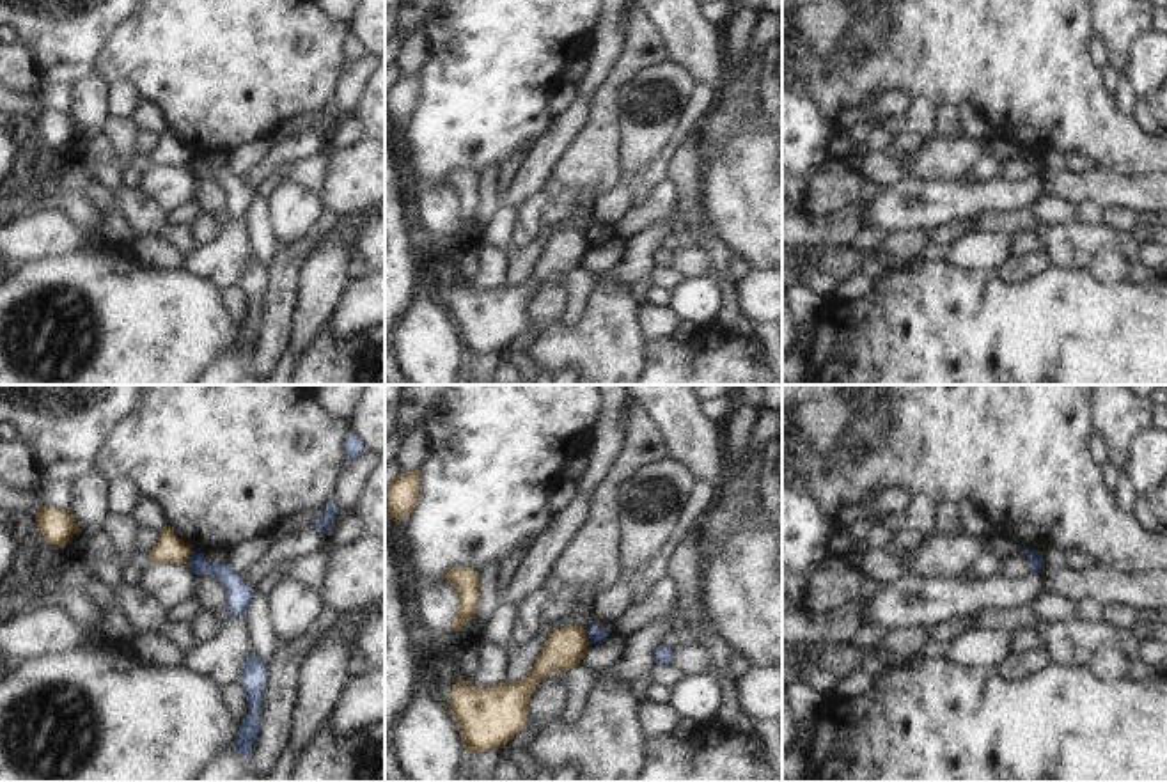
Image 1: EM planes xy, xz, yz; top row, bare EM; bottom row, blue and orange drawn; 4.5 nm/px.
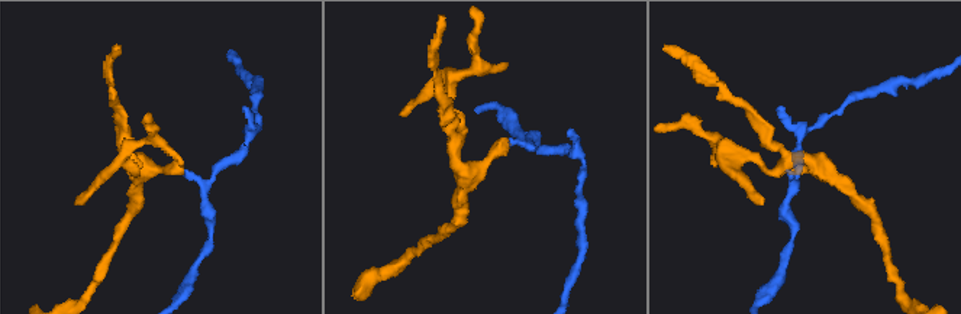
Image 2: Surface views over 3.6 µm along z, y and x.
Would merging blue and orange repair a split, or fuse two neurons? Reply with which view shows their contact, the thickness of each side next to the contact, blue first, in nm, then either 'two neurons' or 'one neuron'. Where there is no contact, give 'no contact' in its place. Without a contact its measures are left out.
contact in xz; calibres 70 and 180 nm; two neurons

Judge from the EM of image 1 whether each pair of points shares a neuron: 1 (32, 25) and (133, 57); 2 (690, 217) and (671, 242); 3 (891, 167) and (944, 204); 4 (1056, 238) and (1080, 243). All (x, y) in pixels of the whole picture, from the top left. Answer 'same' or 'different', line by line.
1: different
2: different
3: different
4: same

